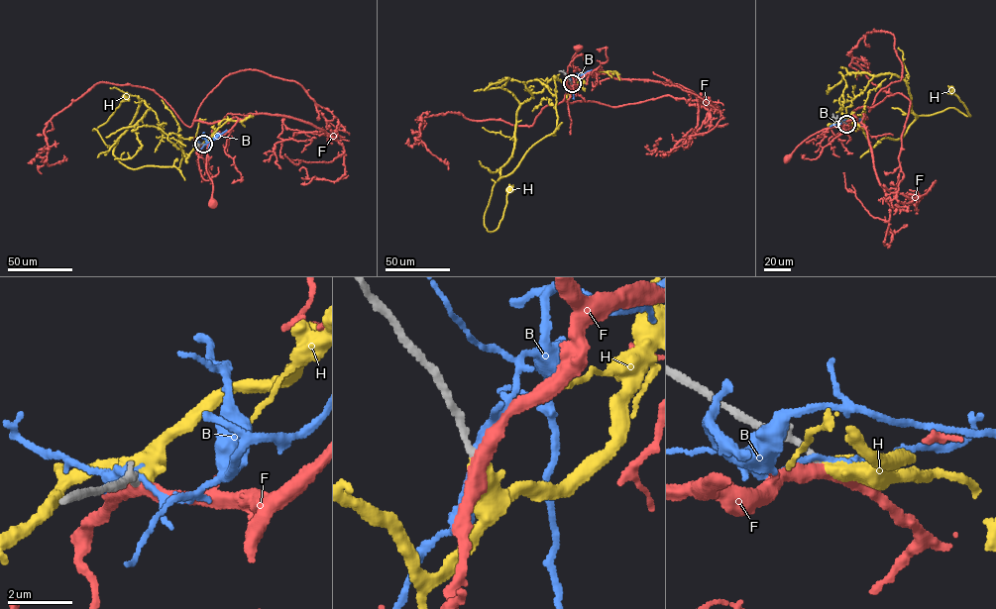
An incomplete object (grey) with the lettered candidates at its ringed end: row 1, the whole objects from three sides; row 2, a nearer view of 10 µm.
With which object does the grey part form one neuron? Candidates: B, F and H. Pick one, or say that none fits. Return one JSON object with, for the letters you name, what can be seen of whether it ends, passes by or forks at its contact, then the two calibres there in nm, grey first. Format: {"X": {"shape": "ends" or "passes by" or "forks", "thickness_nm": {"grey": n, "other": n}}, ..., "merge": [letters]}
{"F": {"shape": "passes by", "thickness_nm": {"grey": 200, "other": 400}}, "merge": ["F"]}

